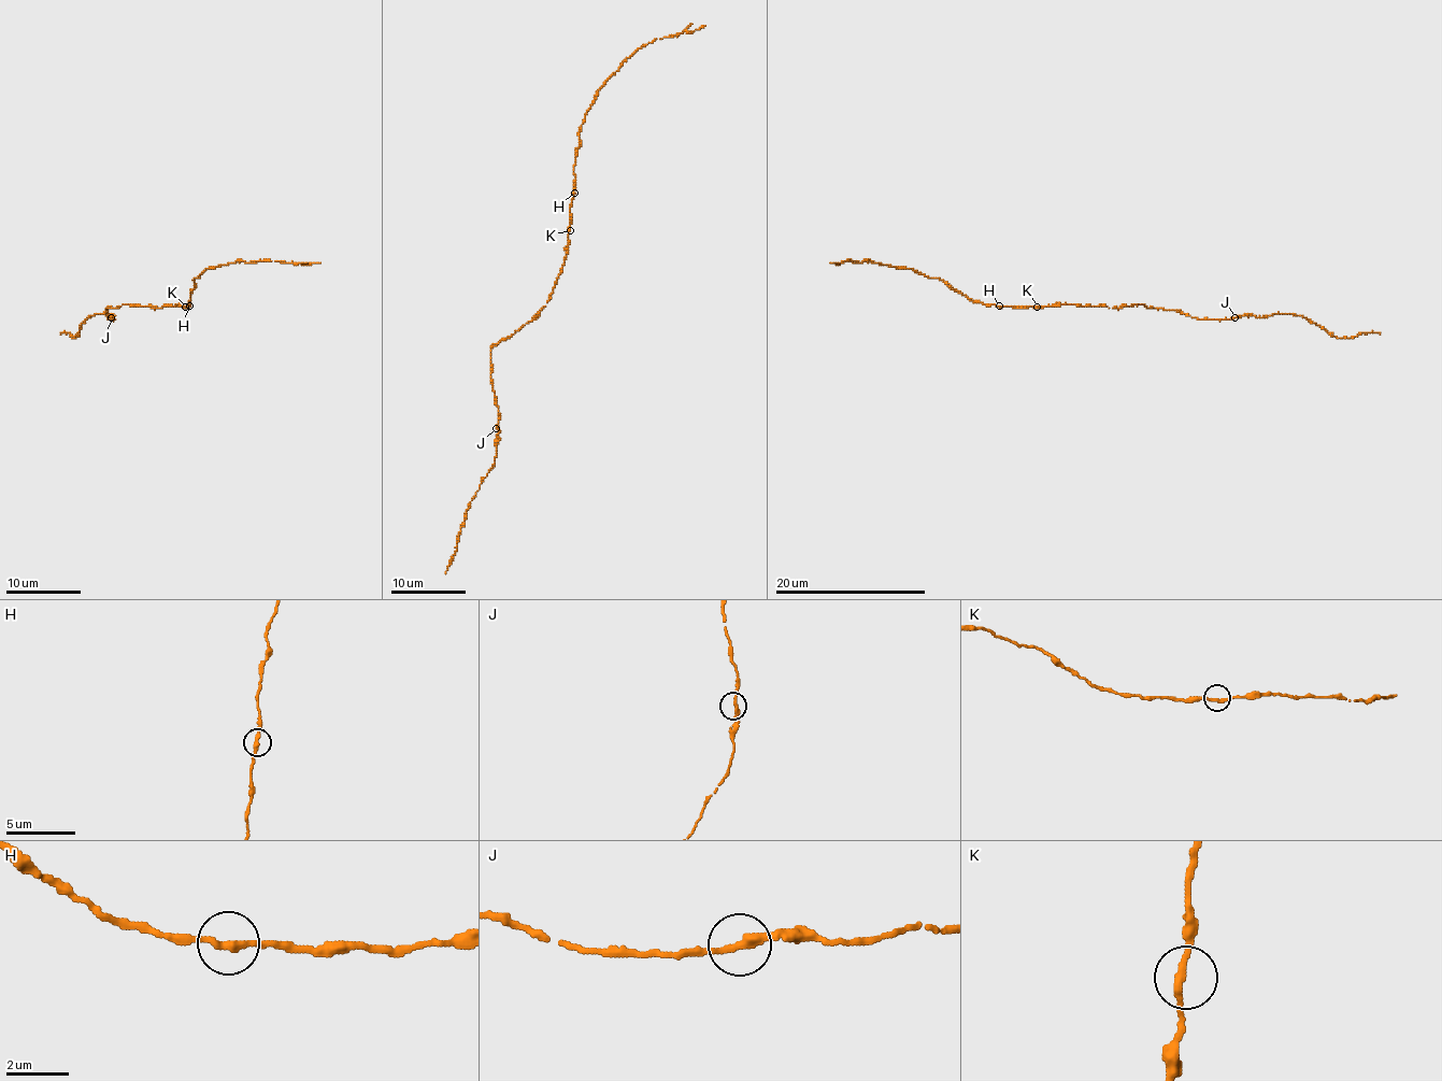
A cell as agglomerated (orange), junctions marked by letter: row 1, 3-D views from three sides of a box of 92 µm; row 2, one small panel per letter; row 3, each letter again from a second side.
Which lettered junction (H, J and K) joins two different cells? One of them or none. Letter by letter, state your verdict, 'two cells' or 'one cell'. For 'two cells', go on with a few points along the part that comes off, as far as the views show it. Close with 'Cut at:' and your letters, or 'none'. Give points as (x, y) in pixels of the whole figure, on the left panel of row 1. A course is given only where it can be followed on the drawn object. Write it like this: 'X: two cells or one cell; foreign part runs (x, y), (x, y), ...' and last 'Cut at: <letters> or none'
H: one cell
J: one cell
K: one cell
Cut at: none

